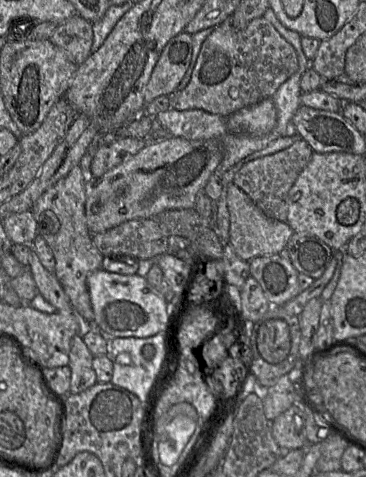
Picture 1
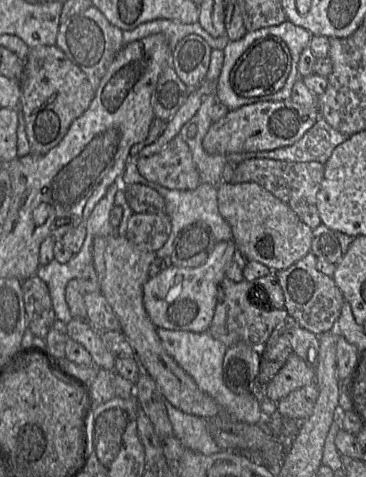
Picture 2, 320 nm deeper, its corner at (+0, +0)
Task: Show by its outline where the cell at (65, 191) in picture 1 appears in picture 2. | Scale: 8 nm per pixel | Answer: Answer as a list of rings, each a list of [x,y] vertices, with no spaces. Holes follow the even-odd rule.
[[[126,236],[95,237],[93,266],[97,273],[100,292],[117,315],[121,331],[134,350],[141,368],[155,381],[164,399],[183,412],[203,418],[225,413],[208,394],[199,389],[193,378],[165,350],[157,327],[149,318],[143,304],[143,286],[150,278],[149,267],[156,253],[138,248]]]

